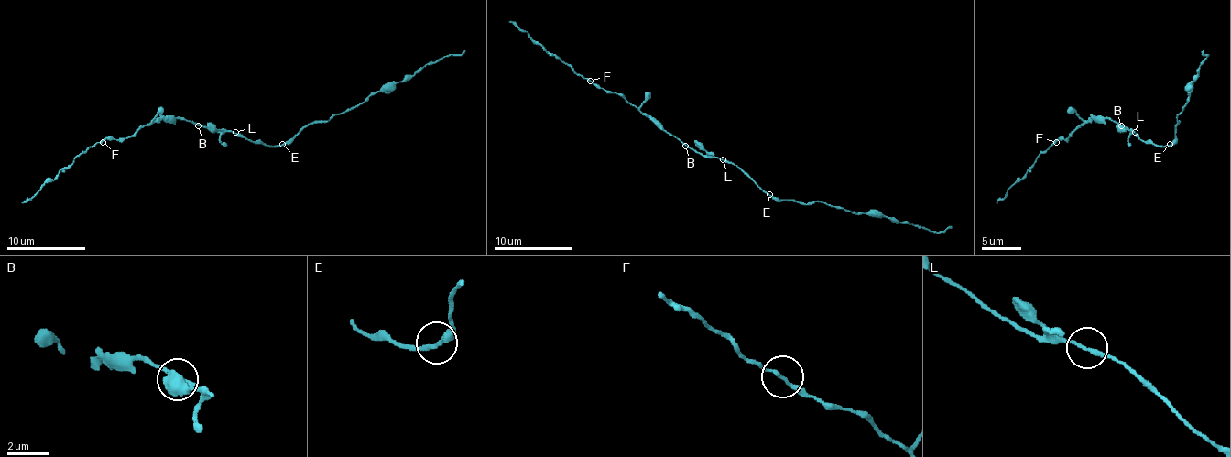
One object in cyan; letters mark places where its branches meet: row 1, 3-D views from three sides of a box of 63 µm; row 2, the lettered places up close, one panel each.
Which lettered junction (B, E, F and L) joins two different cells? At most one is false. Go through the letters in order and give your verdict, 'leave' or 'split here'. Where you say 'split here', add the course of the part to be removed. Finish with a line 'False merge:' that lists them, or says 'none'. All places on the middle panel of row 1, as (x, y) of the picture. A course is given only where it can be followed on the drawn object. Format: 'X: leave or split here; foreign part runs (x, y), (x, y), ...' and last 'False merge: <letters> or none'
B: leave
E: split here; foreign part runs (770, 195), (798, 203), (817, 201), (859, 212), (880, 212), (900, 223), (938, 233), (952, 226)
F: leave
L: leave
False merge: E

